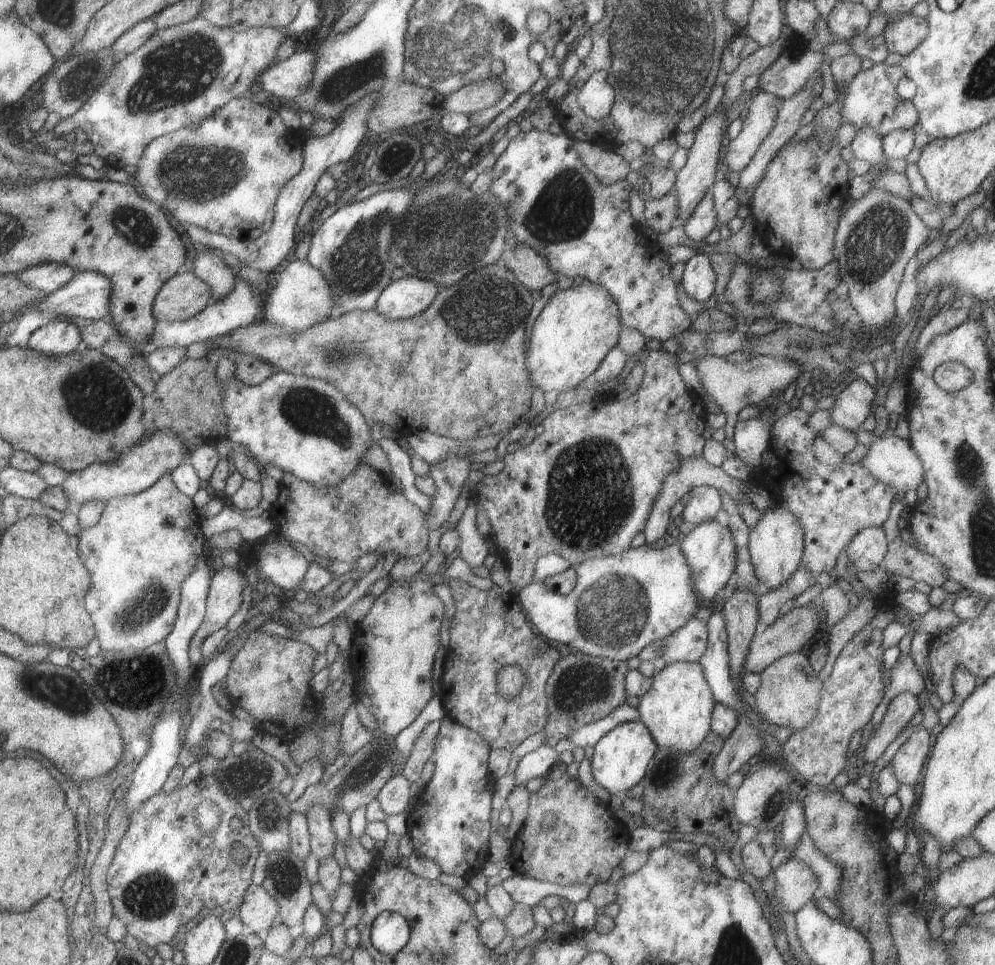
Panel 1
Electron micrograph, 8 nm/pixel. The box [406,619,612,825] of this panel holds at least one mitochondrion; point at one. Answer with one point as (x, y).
(487, 643)

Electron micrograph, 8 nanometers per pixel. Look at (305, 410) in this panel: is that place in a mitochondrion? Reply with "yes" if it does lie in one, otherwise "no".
yes

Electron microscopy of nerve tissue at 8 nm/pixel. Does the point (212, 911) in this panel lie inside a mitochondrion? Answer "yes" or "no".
no

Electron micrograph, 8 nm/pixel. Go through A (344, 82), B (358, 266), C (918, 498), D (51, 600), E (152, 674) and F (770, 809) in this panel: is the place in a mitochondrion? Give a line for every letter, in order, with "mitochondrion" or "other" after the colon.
A: mitochondrion
B: mitochondrion
C: other
D: other
E: other
F: mitochondrion

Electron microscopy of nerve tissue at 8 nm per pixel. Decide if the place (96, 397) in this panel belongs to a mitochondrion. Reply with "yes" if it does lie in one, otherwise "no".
yes

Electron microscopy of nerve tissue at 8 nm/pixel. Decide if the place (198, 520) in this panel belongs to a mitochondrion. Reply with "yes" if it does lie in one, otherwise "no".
no

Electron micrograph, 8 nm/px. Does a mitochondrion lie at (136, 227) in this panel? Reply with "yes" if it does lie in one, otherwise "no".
yes

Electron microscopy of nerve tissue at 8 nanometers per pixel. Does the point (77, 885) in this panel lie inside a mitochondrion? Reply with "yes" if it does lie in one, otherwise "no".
no

